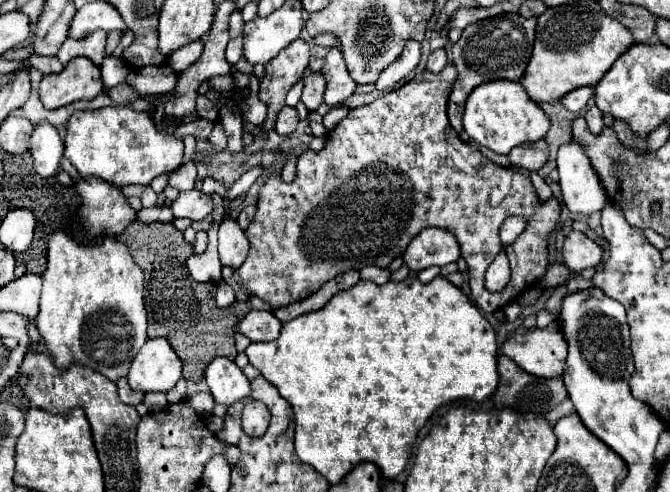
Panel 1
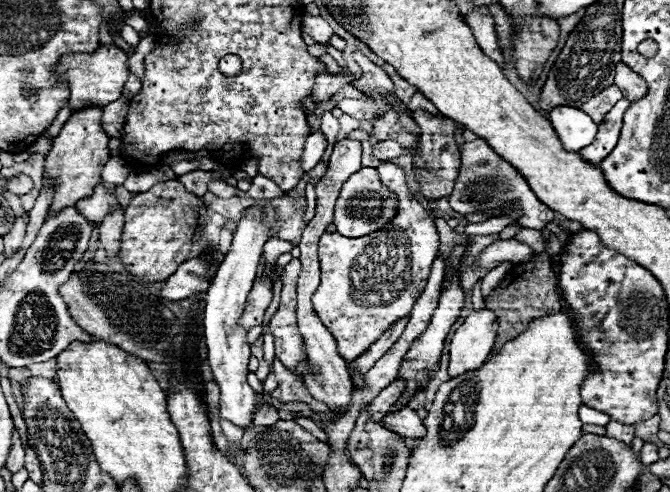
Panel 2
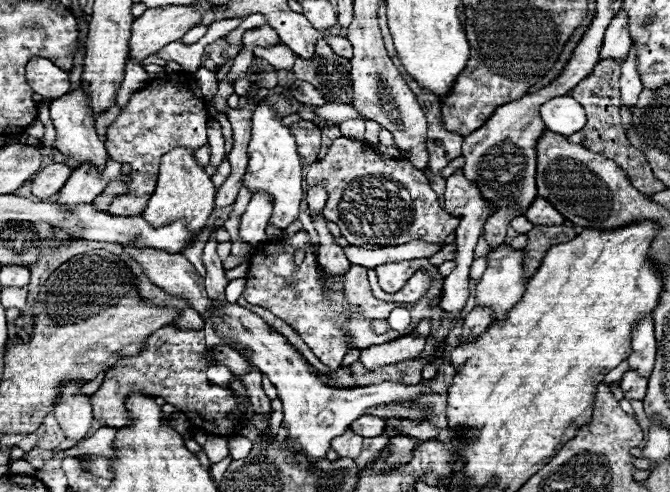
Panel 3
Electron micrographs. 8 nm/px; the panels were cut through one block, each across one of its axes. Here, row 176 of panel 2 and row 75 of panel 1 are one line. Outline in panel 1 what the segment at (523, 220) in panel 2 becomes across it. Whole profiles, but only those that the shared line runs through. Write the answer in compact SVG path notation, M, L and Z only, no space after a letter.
M516 12L502 14L478 22L476 26L468 26L468 30L464 30L460 40L452 46L452 62L458 70L458 80L454 82L448 98L448 120L458 134L462 132L462 112L466 98L476 86L490 80L522 78L534 46L534 28L536 28L536 18L522 18Z

